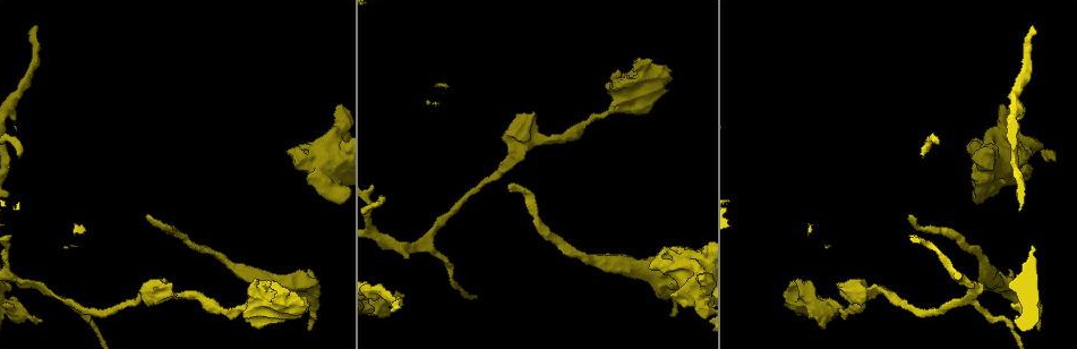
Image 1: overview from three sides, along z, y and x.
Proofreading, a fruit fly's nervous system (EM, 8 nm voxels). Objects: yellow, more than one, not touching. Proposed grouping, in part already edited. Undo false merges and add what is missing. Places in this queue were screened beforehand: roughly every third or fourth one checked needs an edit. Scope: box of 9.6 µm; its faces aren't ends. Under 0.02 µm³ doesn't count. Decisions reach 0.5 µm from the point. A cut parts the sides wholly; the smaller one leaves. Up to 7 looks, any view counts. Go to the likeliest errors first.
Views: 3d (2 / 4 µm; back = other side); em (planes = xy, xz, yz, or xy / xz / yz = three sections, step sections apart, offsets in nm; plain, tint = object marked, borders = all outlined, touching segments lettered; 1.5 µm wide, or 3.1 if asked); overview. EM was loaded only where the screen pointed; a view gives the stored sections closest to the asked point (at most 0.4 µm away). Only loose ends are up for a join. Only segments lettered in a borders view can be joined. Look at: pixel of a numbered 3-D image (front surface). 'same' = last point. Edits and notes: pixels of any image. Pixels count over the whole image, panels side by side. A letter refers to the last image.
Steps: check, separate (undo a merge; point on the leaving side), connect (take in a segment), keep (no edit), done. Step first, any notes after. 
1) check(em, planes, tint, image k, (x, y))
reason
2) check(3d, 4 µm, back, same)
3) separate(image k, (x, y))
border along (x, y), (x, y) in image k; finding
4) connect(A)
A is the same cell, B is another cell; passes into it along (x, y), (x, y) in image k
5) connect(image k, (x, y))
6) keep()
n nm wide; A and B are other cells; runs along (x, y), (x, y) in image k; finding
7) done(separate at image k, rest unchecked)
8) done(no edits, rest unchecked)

check(em, planes, borders, image 1, (397, 306))
an open end

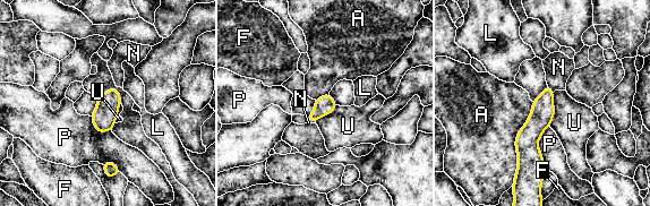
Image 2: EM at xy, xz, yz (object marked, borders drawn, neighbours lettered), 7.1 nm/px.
connect(N)
140 nm wide; A touches over 600 nm; N is the same cell, A, F, L, P and U are other cells; it goes on there

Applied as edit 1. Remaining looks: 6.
check(overview)

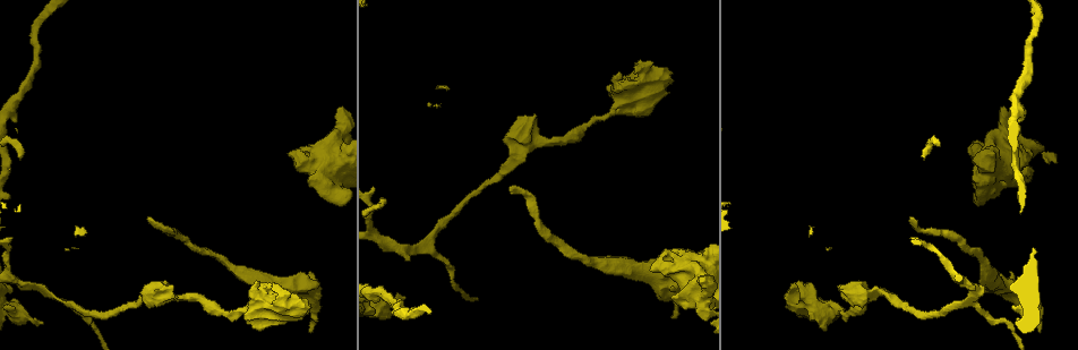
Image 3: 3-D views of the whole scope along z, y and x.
check(em, planes, tint, image 3, (1040, 332))
branch stops here

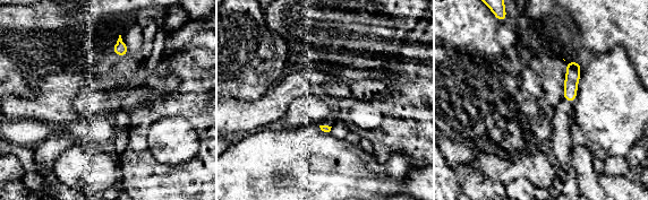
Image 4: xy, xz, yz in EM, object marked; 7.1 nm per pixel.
check(em, planes, borders, same)
see the neighbours

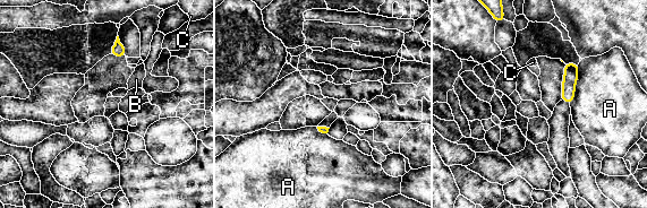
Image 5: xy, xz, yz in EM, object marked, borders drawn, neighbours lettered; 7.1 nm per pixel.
keep()
A, B and C are other cells; border along (579, 63), (575, 98), (570, 104) in image 5; no lettered segment goes on from it

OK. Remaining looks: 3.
check(3d, 2 µm, image 3, (598, 117))
narrows sharply

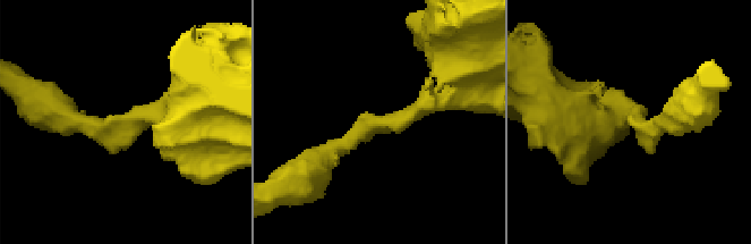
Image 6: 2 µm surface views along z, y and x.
check(em, yz, step 8, tint, image 6, (372, 126))
arms of 300, 380 nm

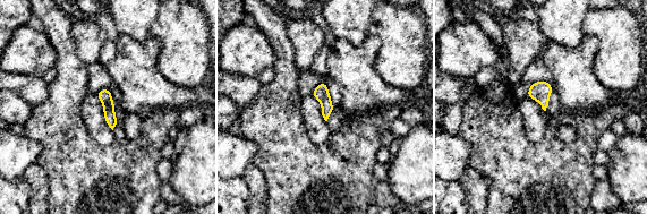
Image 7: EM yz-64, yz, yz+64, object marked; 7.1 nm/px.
check(em, planes, borders, same)
another direction

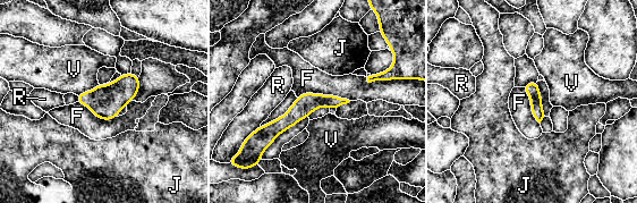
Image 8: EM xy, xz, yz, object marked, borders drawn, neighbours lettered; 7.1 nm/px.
keep()
100 nm wide; F, J, R and V are other cells; runs along (344, 101), (307, 102), (260, 135) in image 8; one neuron here

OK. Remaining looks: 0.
done(connect at image 2, rest unchecked)

